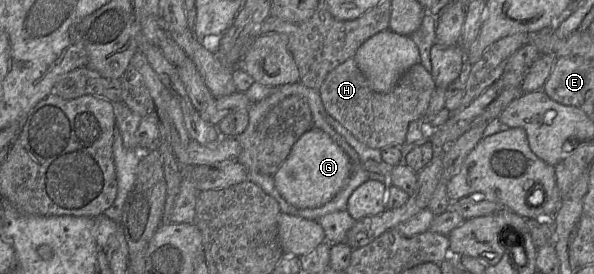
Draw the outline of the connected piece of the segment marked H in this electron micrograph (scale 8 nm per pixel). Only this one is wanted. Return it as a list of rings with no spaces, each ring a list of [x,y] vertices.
[[[354,57],[333,69],[317,89],[325,110],[359,141],[371,148],[402,146],[411,122],[423,118],[436,88],[431,72],[422,63],[411,66],[394,89],[379,93],[371,89]]]

